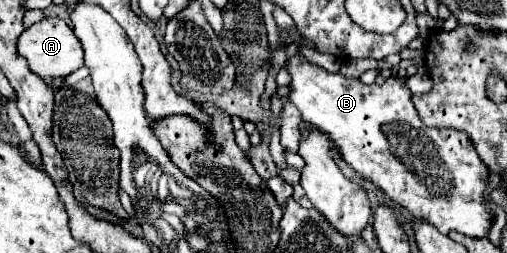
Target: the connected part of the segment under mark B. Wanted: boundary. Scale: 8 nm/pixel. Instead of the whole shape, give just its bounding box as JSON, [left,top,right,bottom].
[287,53,491,237]

